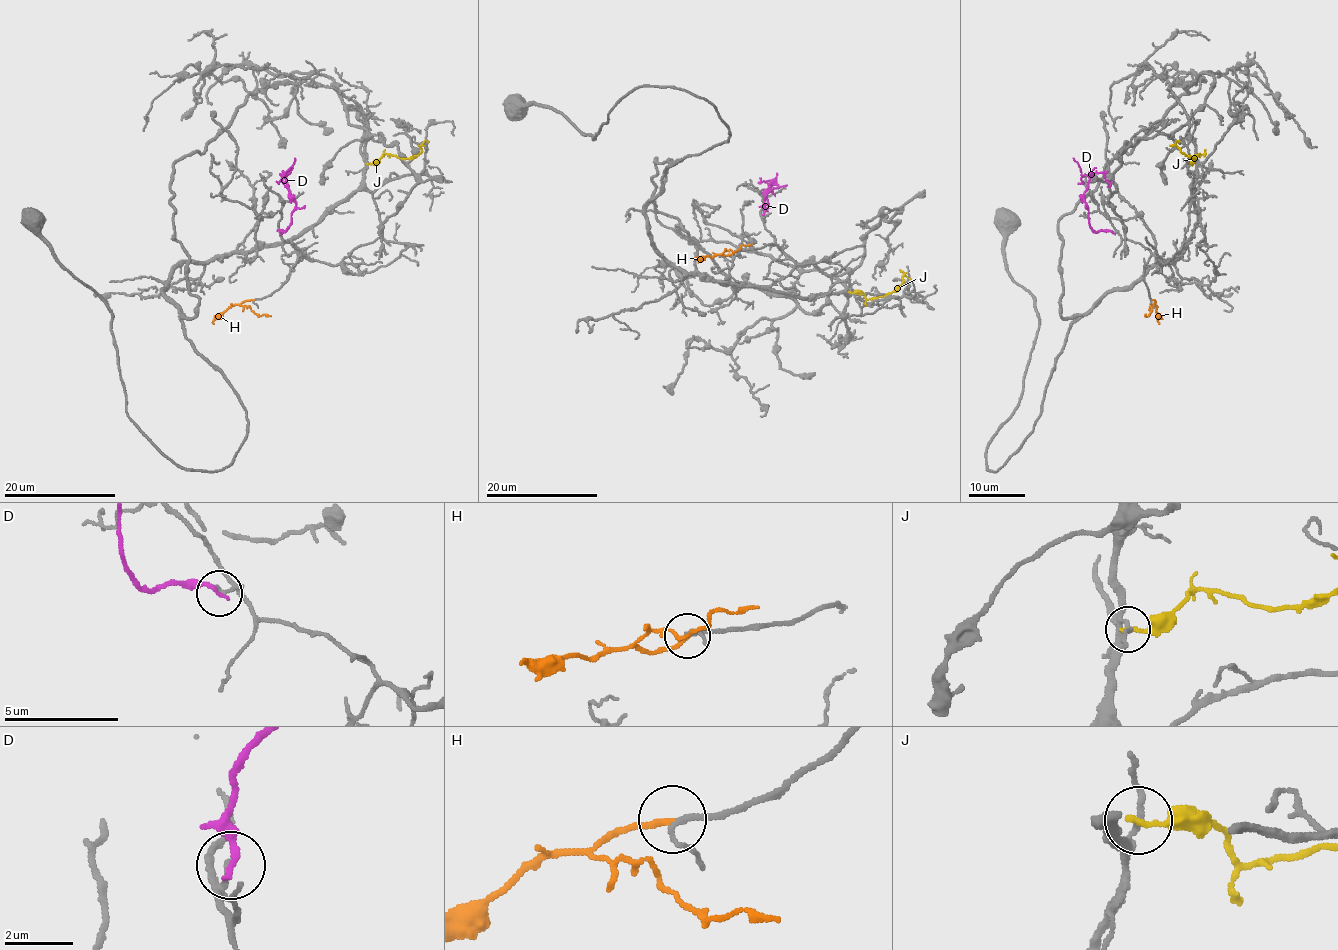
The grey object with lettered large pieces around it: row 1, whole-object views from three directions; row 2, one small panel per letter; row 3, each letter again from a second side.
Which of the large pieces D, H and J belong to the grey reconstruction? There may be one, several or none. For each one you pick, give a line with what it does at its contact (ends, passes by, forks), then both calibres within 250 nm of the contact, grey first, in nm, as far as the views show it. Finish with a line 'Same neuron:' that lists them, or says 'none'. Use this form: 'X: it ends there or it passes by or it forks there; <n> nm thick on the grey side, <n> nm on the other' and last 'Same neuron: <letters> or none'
H: it ends there; 140 nm thick on the grey side, 160 nm on the other
Same neuron: H

